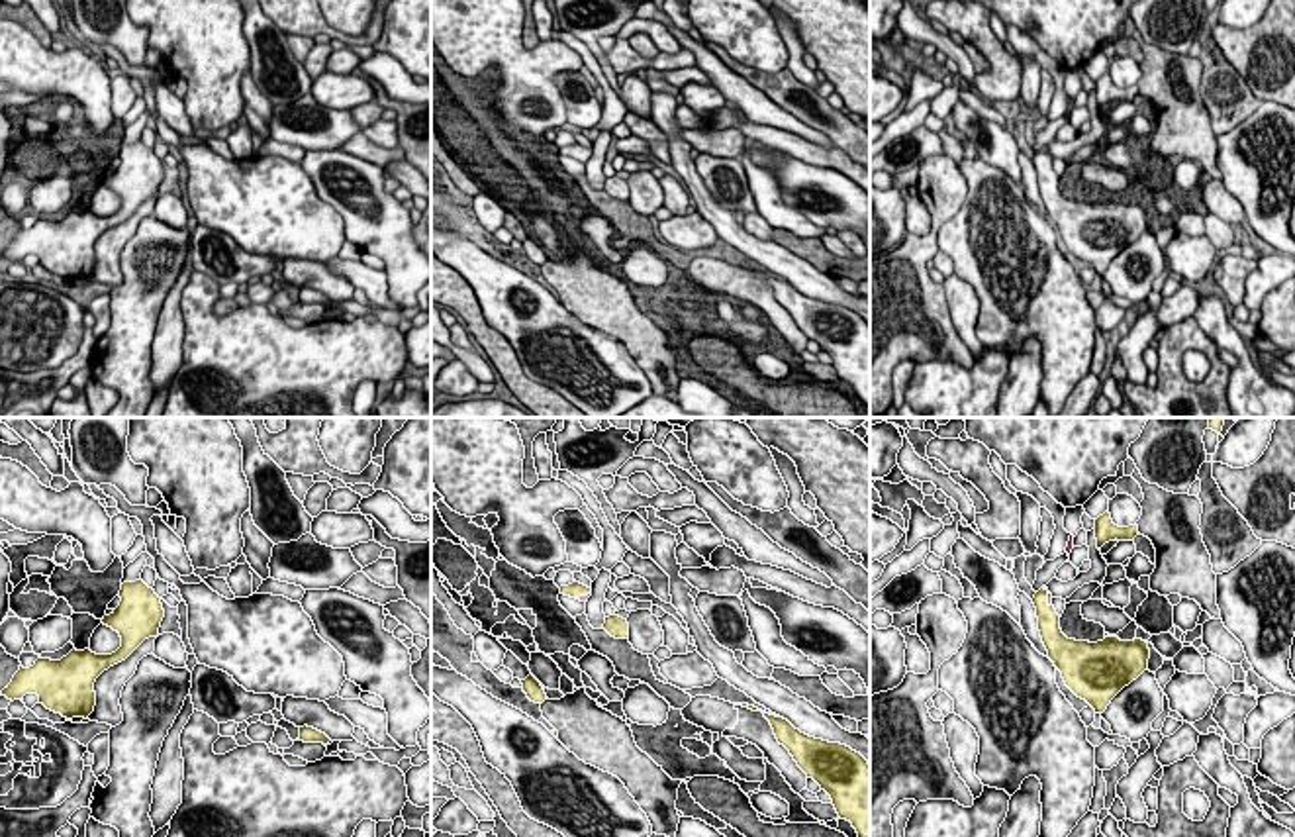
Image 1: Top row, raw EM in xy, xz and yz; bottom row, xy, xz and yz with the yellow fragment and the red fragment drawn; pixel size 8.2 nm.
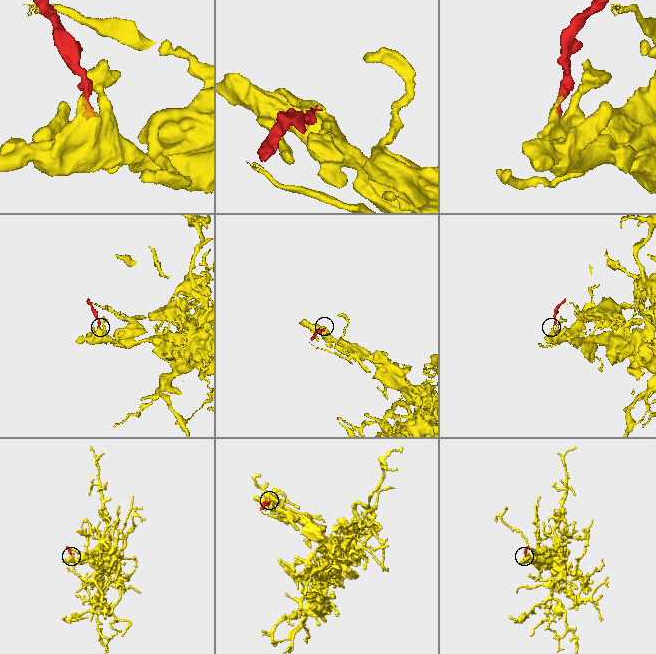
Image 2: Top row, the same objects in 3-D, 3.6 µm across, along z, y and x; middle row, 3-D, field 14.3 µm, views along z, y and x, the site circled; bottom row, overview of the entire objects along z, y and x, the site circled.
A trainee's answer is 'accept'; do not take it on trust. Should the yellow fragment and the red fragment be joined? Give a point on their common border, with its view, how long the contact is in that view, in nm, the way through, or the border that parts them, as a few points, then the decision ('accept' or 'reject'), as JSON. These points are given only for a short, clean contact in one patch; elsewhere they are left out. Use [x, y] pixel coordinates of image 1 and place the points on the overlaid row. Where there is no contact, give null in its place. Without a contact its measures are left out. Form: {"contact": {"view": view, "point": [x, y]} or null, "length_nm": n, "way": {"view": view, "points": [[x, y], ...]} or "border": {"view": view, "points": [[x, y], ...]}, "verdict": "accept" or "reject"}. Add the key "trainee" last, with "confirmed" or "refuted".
{"contact": {"view": "yz", "point": [1047, 596]}, "length_nm": 190, "verdict": "accept", "trainee": "confirmed"}

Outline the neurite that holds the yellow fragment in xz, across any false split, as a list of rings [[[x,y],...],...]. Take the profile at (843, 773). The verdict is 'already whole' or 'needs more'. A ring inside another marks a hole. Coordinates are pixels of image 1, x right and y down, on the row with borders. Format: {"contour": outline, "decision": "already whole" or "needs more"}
{"contour": [[[762,712],[797,766],[831,796],[840,819],[870,837],[870,763],[840,743],[809,737],[788,719]]], "decision": "already whole"}

